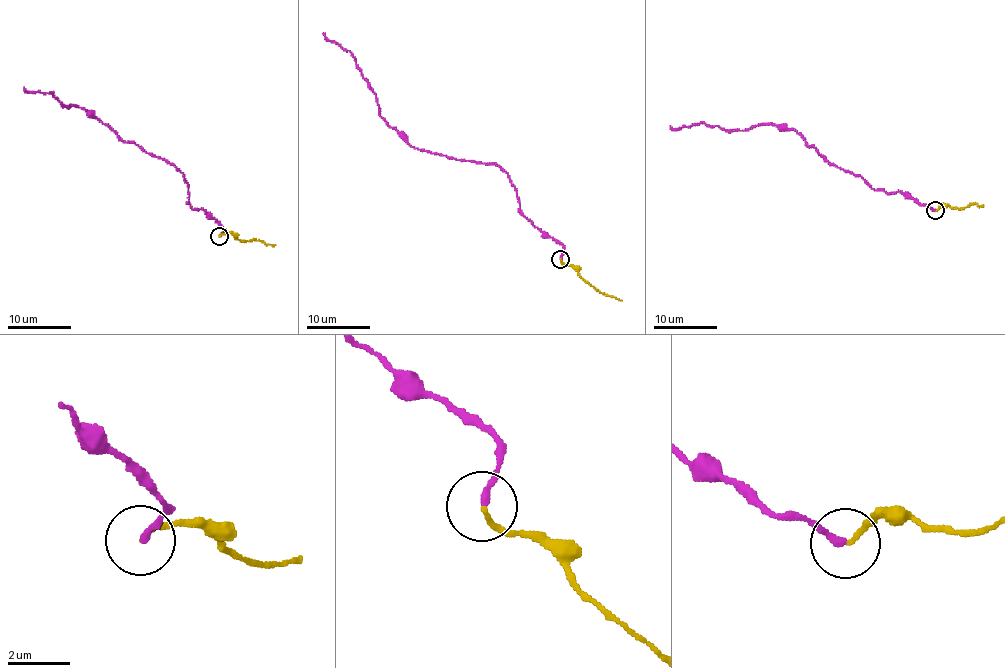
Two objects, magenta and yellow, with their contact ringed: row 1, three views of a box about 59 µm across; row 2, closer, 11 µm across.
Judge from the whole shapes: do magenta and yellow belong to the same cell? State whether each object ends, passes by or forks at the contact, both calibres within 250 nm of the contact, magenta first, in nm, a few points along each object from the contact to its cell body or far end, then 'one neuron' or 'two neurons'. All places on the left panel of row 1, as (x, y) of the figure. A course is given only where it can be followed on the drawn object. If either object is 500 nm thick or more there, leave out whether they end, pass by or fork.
magenta ends; yellow ends; calibres 220 and 160 nm; course magenta (219, 236), (224, 230), (189, 204), (189, 186), (175, 165), (123, 142), (54, 92), (24, 87); course yellow (219, 236), (228, 232), (239, 239), (275, 245); one neuron

